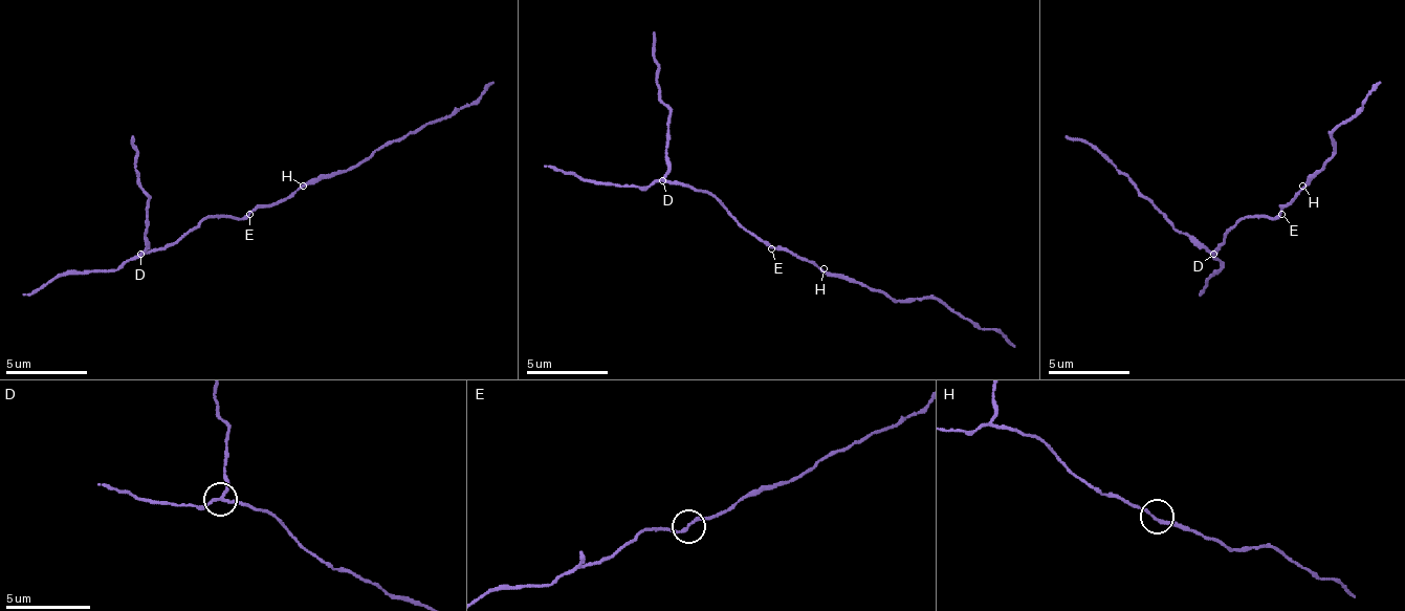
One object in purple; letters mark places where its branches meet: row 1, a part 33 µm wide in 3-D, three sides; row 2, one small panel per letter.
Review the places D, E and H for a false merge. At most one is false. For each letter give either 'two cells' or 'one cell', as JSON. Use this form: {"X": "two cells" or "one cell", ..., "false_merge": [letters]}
{"D": "two cells", "E": "one cell", "H": "one cell", "false_merge": ["D"]}

